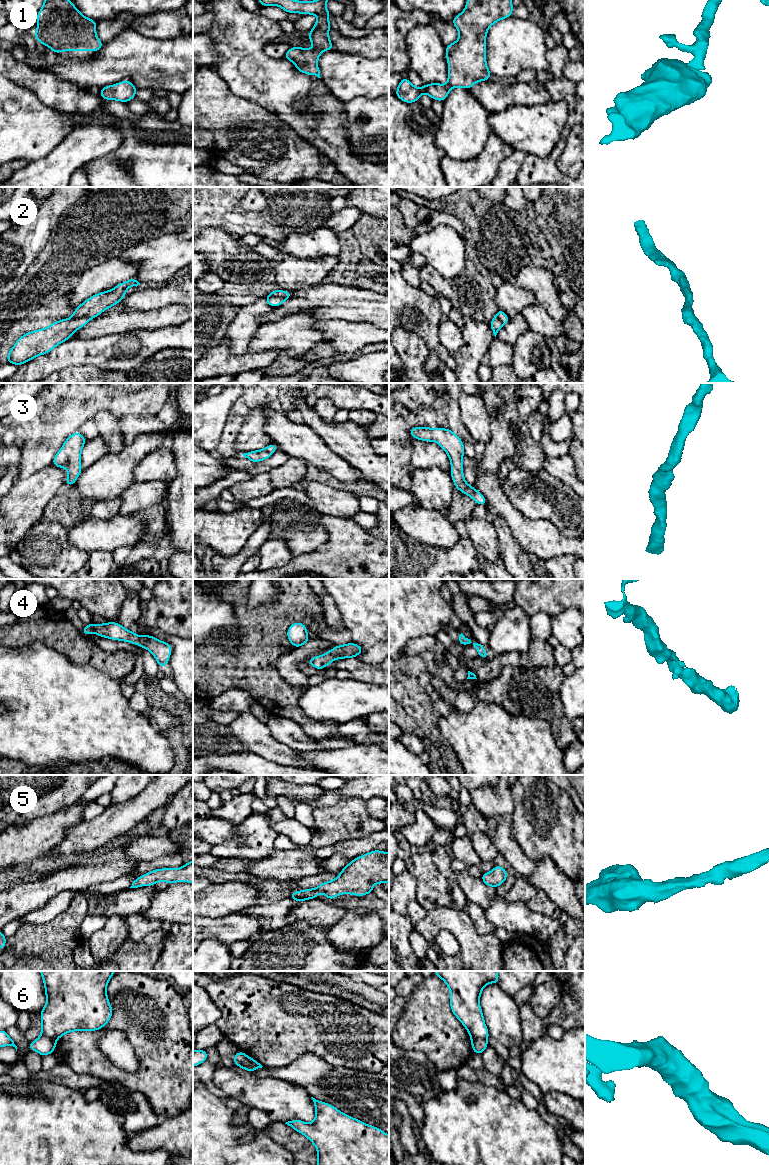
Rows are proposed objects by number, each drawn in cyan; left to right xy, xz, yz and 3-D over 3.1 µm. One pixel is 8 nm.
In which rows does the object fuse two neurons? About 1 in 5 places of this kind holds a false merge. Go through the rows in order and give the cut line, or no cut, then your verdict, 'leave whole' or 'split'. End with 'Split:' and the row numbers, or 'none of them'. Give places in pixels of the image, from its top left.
1: cut none; leave whole
2: cut none; leave whole
3: cut none; leave whole
4: cut none; leave whole
5: cut none; leave whole
6: cut xz (248, 1057), (246, 1063), (235, 1064); split
Split: 6

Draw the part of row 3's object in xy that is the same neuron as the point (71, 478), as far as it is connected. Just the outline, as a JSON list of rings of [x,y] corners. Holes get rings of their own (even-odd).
[[[79,431],[73,433],[66,439],[52,460],[52,464],[55,467],[66,468],[68,470],[69,474],[65,480],[65,484],[70,487],[73,487],[82,472],[81,451],[86,442],[86,439]]]

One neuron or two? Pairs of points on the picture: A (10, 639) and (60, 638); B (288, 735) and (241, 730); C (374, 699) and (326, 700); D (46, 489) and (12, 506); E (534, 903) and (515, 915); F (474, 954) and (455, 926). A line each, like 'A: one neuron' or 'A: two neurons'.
A: one neuron
B: two neurons
C: one neuron
D: one neuron
E: two neurons
F: one neuron

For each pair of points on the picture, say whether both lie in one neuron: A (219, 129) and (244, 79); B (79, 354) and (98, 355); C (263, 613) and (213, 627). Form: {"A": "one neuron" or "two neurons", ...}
{"A": "two neurons", "B": "one neuron", "C": "two neurons"}

